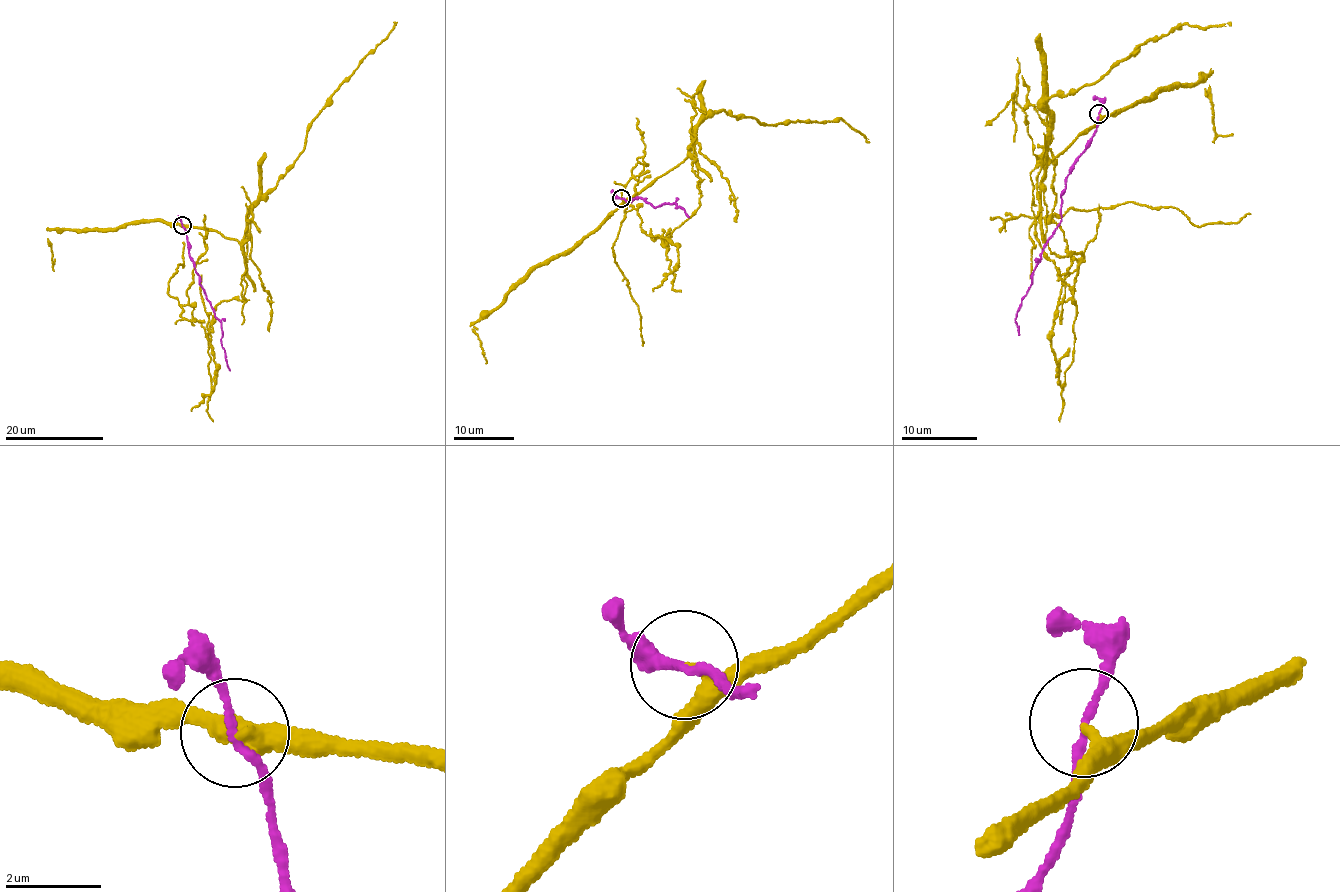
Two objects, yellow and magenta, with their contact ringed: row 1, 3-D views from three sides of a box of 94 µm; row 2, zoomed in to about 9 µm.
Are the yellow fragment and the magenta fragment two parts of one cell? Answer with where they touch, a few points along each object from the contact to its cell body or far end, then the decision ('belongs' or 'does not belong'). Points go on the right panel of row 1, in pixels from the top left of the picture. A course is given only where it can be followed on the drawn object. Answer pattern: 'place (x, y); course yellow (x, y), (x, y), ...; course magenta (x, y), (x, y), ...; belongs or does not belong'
place (1098, 113); course yellow (1099, 113), (1045, 170), (1046, 242), (1083, 257), (1070, 286), (1053, 215), (1131, 202), (1196, 225), (1250, 214); course magenta (1099, 113), (1090, 144), (1065, 182), (1059, 225), (1036, 265), (1033, 284), (1016, 313), (1019, 334); does not belong

